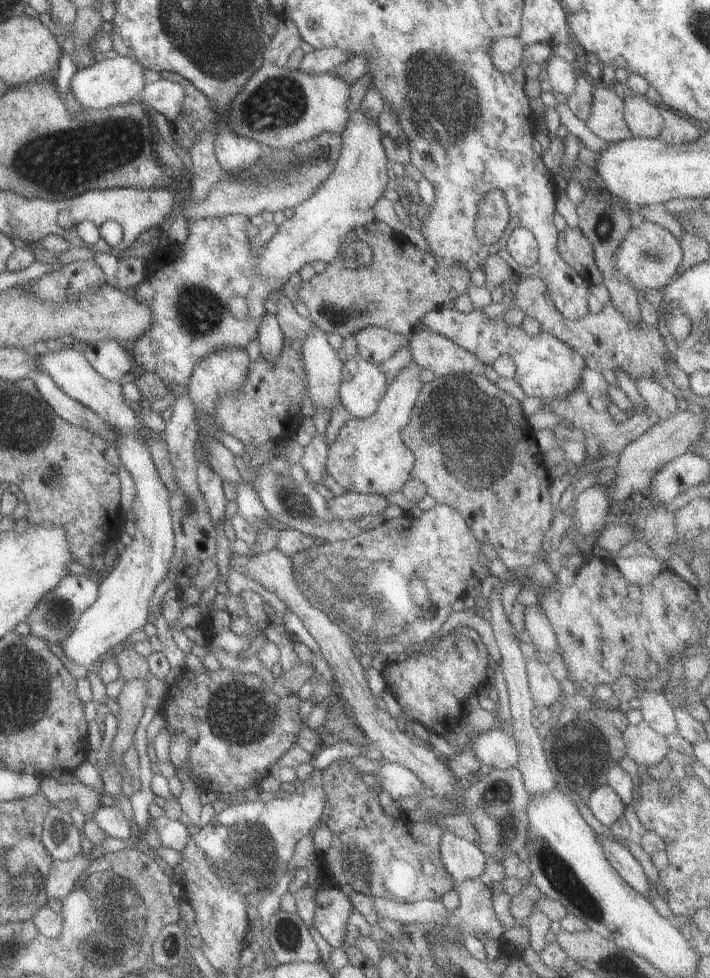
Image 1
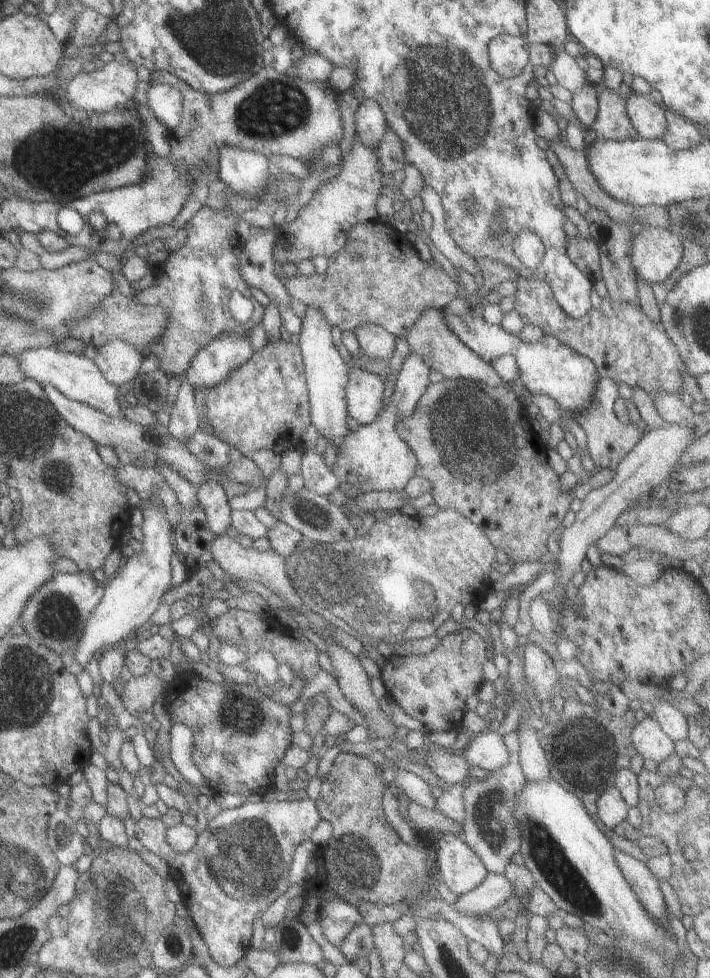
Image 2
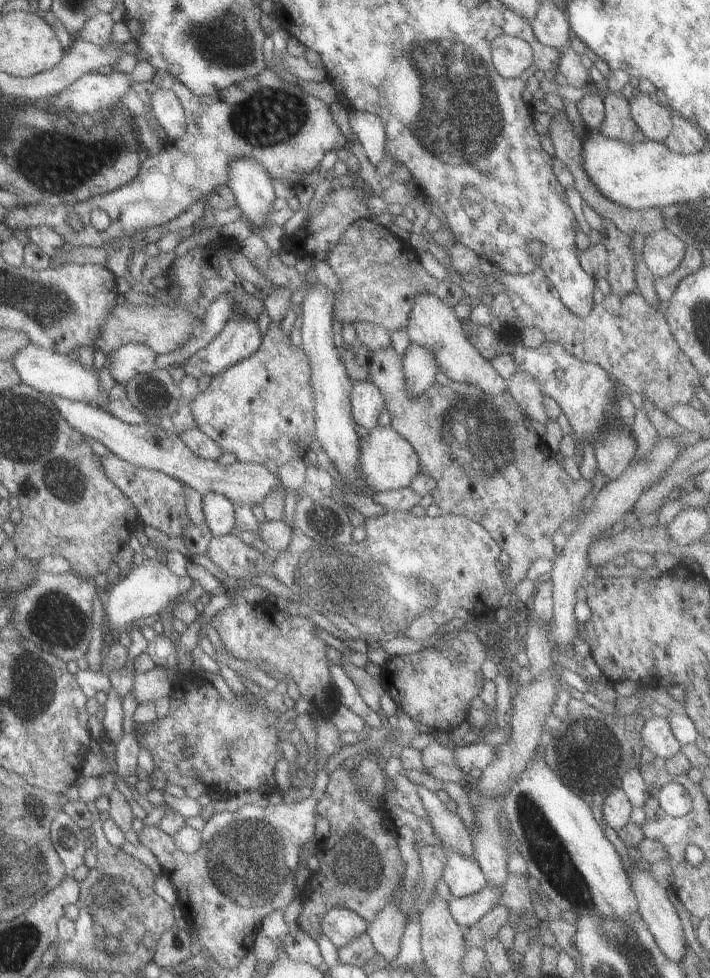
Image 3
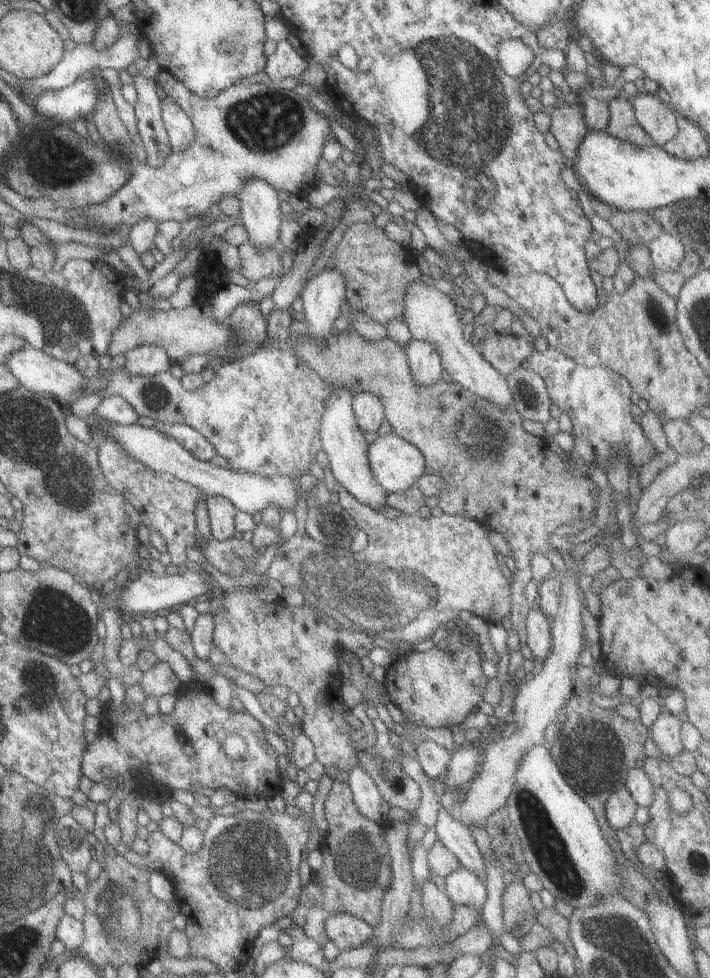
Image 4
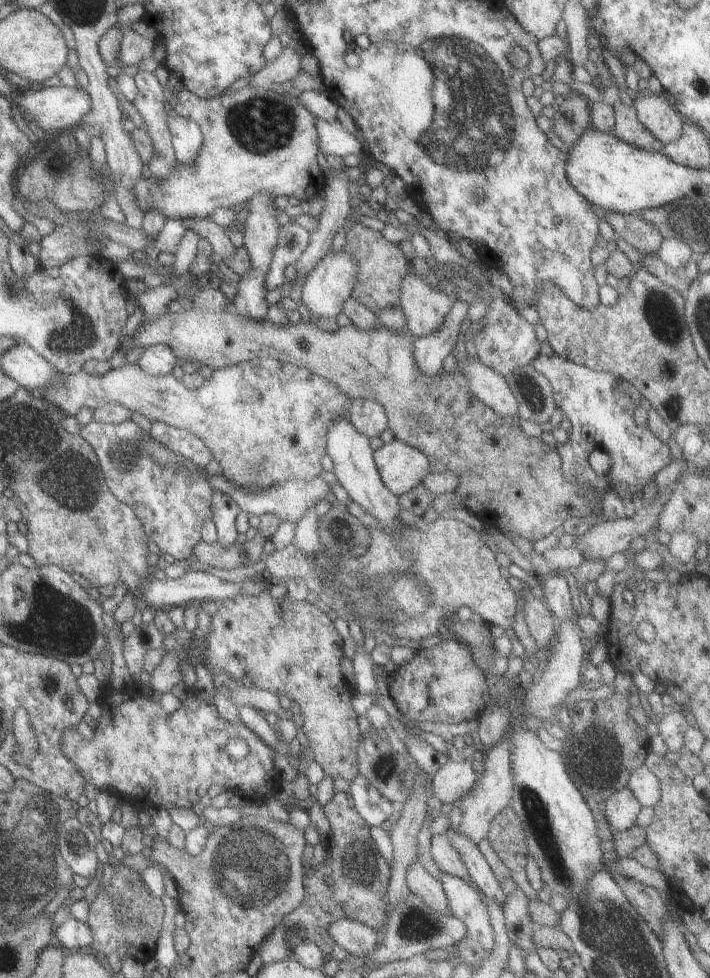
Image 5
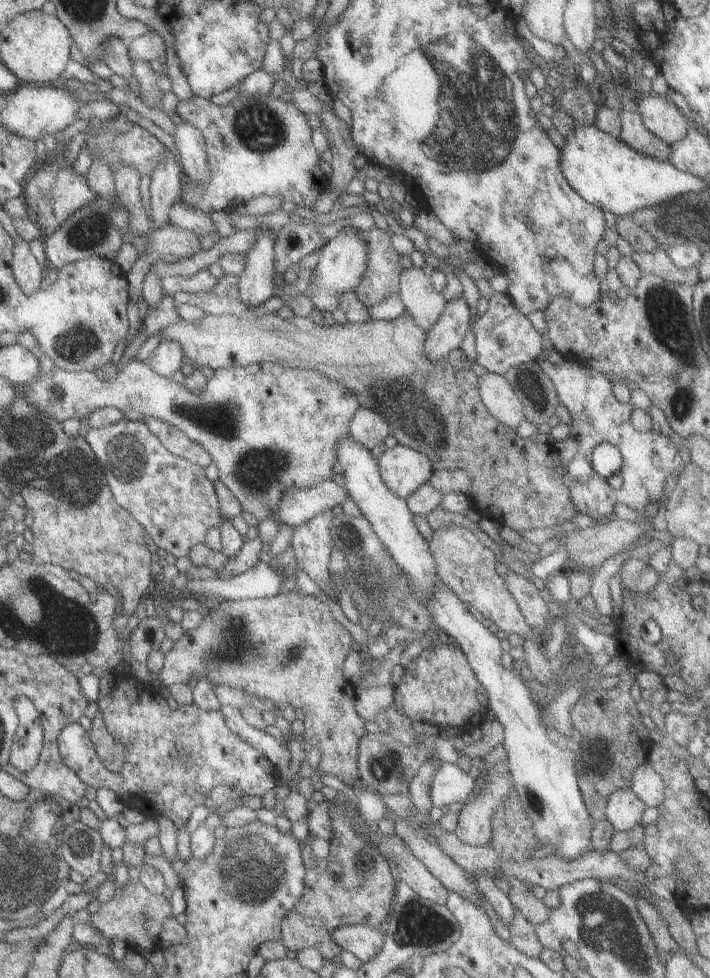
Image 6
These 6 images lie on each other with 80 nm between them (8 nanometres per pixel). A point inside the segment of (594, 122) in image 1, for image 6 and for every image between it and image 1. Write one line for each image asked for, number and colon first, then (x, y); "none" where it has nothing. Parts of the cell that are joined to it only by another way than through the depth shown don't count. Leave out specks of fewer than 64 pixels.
2: (611, 123)
3: (616, 124)
4: (621, 124)
5: (627, 128)
6: (633, 133)

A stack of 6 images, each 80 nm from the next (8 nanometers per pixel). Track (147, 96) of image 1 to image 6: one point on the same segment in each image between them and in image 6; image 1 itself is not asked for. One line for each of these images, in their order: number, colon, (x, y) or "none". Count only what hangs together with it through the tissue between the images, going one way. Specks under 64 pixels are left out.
2: (163, 101)
3: (166, 109)
4: (179, 130)
5: (185, 137)
6: (189, 142)

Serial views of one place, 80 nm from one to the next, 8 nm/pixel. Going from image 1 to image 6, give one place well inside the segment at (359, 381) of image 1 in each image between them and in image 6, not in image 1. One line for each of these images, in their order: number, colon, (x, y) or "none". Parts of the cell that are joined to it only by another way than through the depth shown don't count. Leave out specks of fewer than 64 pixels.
2: (363, 393)
3: (366, 402)
4: (368, 413)
5: (367, 417)
6: (367, 428)

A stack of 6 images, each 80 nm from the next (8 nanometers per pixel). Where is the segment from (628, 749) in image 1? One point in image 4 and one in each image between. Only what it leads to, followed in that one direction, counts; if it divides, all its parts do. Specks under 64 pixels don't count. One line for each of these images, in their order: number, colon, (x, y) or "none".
2: (648, 741)
3: (654, 733)
4: (664, 731)

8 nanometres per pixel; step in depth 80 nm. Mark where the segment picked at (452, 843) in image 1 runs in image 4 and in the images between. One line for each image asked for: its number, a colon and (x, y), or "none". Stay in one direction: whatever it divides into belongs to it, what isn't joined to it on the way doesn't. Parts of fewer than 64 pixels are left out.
2: (458, 868)
3: (462, 875)
4: (462, 886)

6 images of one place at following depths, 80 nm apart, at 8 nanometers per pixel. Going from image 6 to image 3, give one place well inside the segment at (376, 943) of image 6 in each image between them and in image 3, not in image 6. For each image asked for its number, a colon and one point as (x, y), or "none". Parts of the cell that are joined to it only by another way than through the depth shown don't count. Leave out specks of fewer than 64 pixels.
3: (338, 925)
4: (345, 931)
5: (355, 938)

